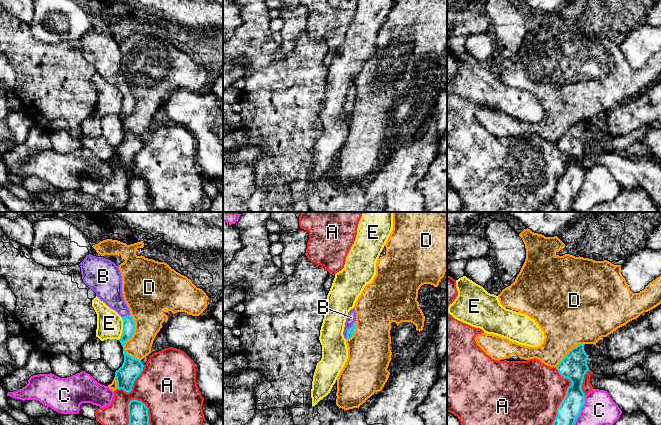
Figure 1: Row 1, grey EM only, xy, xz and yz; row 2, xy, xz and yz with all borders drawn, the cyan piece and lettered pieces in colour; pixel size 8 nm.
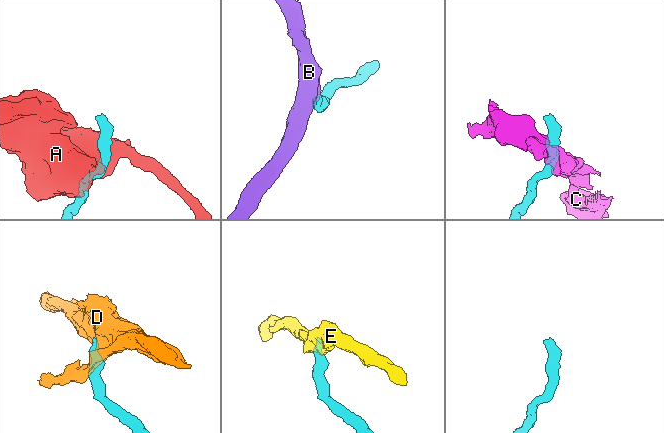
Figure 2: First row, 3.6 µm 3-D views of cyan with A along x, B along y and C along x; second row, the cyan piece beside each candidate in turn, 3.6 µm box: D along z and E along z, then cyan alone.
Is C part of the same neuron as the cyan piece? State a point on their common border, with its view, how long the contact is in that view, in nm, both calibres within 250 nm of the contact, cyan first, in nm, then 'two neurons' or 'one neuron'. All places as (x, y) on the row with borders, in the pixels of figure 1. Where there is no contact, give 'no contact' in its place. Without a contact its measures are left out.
yz (580, 410) | 260 nm | 180/260 nm | two neurons

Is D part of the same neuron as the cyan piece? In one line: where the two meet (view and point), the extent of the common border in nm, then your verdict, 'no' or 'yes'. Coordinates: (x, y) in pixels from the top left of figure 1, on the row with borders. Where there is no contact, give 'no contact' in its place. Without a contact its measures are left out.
xy (127, 339) | 380 nm | no

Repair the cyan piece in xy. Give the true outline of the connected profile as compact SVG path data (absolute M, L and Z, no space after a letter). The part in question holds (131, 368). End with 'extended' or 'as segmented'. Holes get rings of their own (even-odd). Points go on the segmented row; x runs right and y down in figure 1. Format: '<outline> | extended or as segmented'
M123 347L124 362L122 366L116 370L115 377L117 381L117 389L123 389L129 393L132 390L135 379L143 371L144 365L141 360L128 355Z | as segmented

